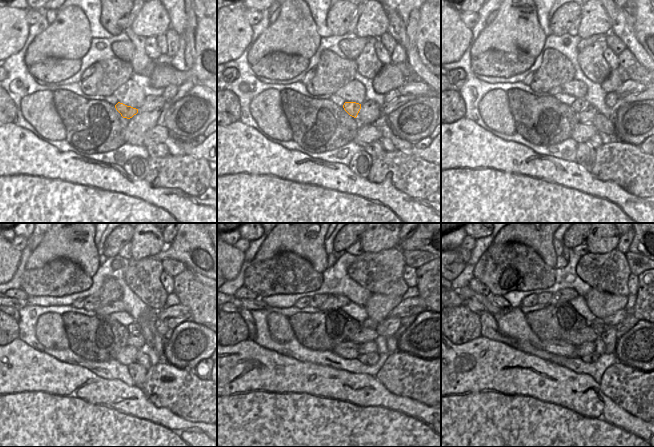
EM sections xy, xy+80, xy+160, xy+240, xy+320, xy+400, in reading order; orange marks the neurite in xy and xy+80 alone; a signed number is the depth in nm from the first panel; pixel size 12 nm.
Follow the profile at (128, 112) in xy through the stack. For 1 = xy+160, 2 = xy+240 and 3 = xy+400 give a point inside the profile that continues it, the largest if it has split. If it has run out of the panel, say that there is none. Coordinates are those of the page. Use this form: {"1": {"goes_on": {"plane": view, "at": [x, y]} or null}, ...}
{"1": {"goes_on": {"plane": "xy+160", "at": [578, 105]}}, "2": {"goes_on": {"plane": "xy+240", "at": [134, 327]}}, "3": {"goes_on": {"plane": "xy+400", "at": [598, 325]}}}

